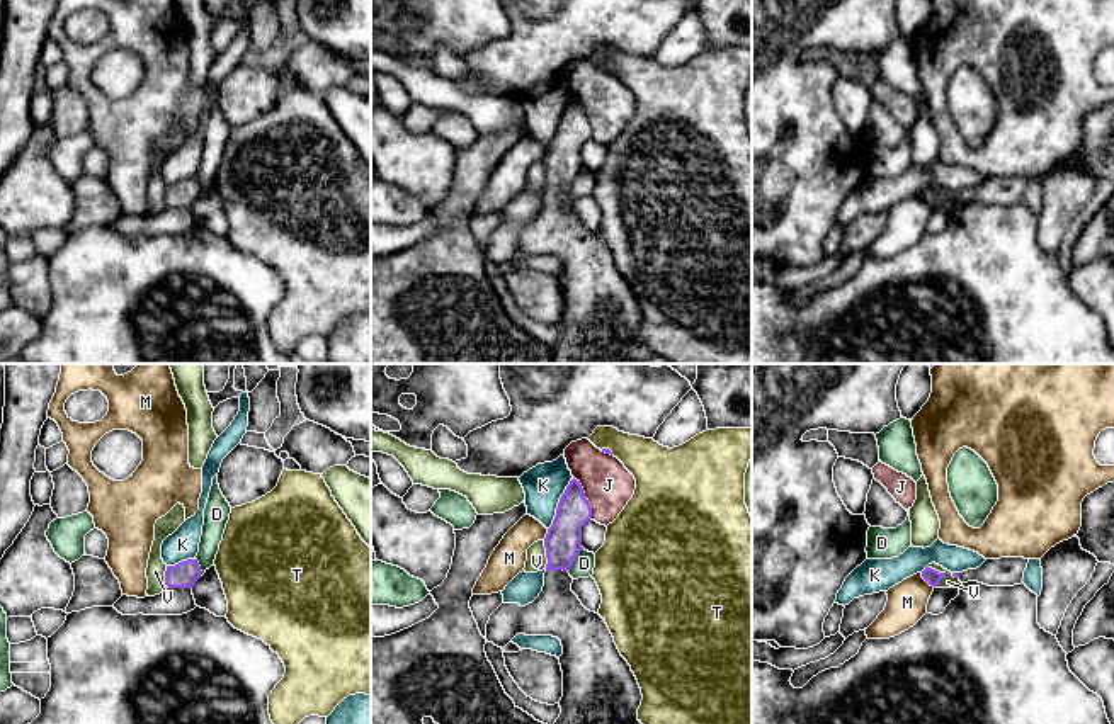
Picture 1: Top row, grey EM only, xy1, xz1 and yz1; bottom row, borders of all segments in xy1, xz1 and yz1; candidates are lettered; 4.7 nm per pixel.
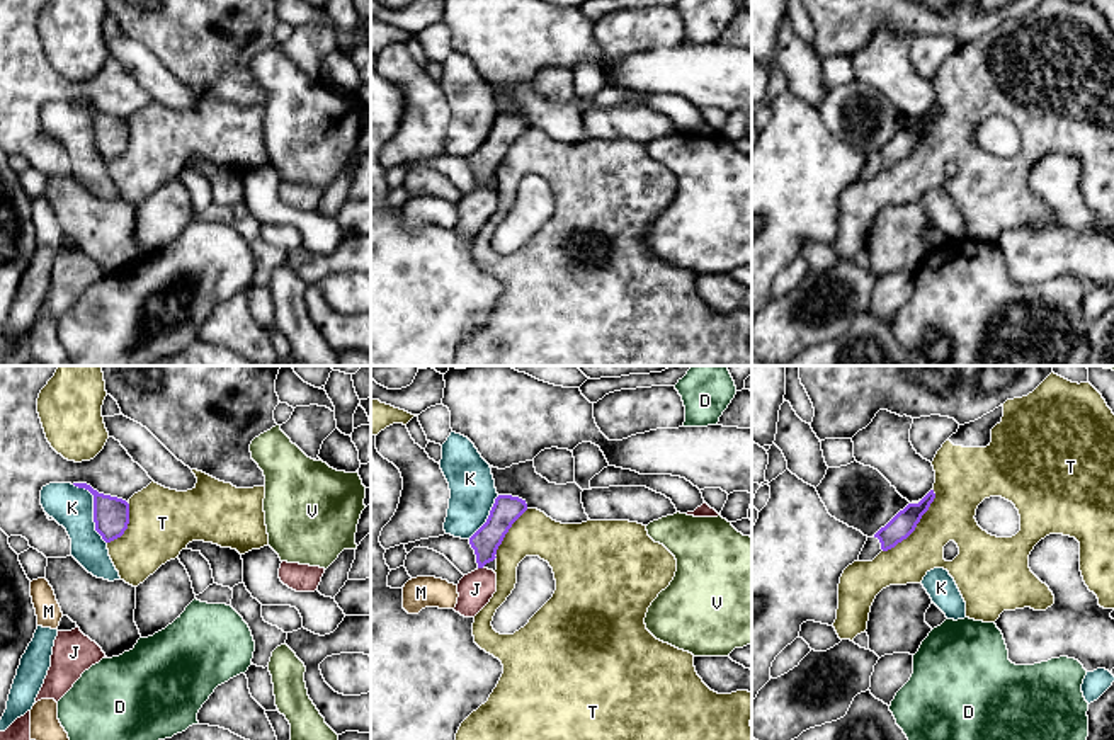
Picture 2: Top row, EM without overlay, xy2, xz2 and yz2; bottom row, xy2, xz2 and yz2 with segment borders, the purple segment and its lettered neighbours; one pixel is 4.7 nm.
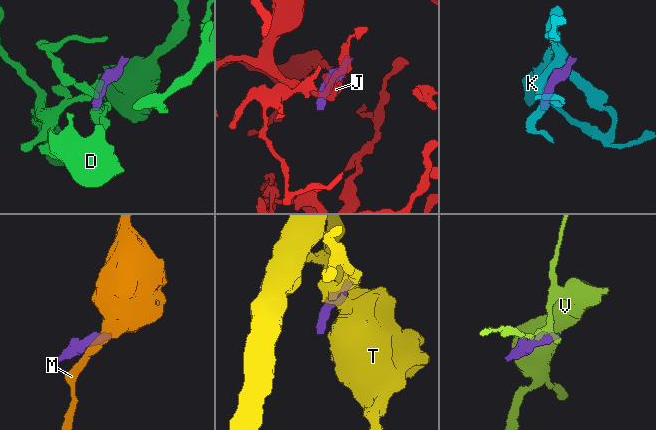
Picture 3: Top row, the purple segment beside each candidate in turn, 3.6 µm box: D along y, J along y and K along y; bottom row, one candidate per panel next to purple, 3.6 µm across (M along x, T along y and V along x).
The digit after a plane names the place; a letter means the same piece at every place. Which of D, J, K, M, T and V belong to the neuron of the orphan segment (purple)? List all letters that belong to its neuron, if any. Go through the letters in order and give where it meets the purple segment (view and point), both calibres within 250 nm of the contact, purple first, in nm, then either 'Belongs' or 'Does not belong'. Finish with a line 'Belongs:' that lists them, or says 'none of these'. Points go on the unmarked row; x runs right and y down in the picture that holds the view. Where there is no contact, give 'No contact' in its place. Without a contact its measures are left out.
D: Touches purple at xz1 (574, 179). Thickness 180 nm (purple) against 100 nm. Does not belong
J: Touches purple at xz1 (584, 116). Thickness 180 nm (purple) against 240 nm. Does not belong
K: Touches purple at xy2 (94, 130). Thickness 170 nm (purple) against 200 nm. Does not belong
M: Touches purple at yz1 (927, 201). Thickness 70 nm (purple) against 190 nm. Does not belong
T: Touches purple at yz2 (917, 142). Thickness 110 nm (purple) against 220 nm. Does not belong
V: Touches purple at yz1 (943, 192). Thickness 70 nm (purple) against 60 nm. Does not belong
Belongs: none of these

